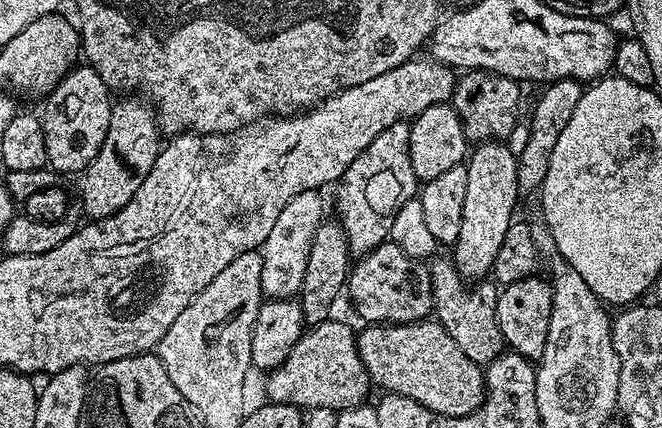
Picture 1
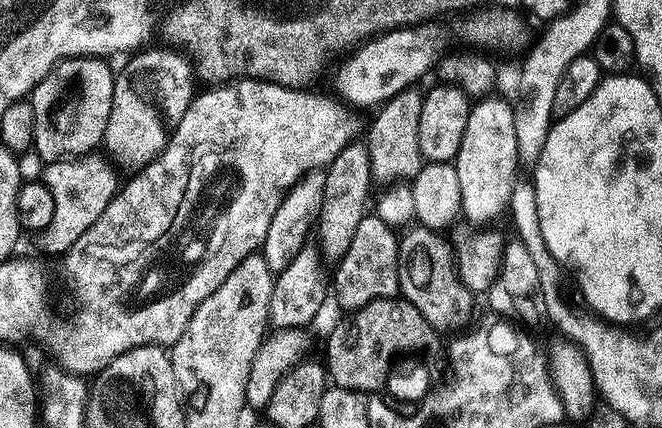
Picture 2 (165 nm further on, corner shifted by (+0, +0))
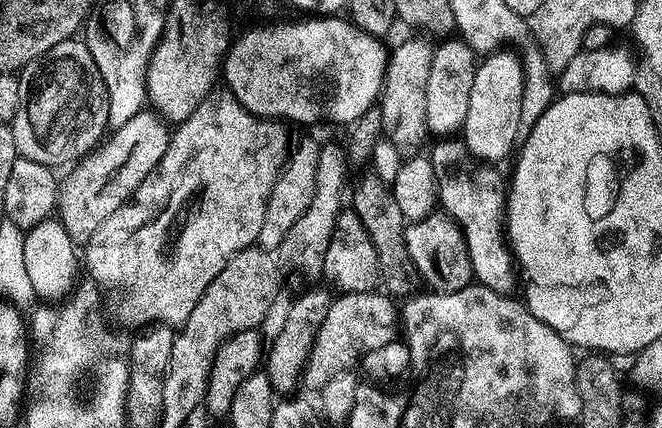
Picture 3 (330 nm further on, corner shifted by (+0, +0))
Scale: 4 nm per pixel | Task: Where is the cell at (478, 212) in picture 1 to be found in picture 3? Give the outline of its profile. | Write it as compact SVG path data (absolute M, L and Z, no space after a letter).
M500 50L495 54L488 54L477 63L476 73L474 74L474 86L470 89L470 110L466 110L464 127L462 129L462 139L464 145L472 151L477 160L485 162L500 162L508 155L511 157L512 143L521 135L522 129L520 119L522 118L522 98L524 97L524 77L526 75L525 65L520 64L516 56L511 56L511 51Z

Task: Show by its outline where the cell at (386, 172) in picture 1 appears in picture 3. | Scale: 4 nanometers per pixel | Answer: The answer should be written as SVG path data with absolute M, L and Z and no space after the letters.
M408 40L391 49L384 75L384 90L378 101L384 123L383 135L401 150L423 149L420 147L424 139L430 136L426 122L426 82L430 79L433 45L424 40Z

